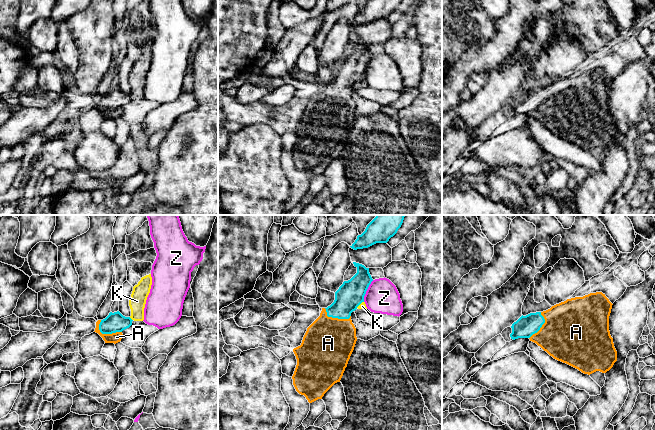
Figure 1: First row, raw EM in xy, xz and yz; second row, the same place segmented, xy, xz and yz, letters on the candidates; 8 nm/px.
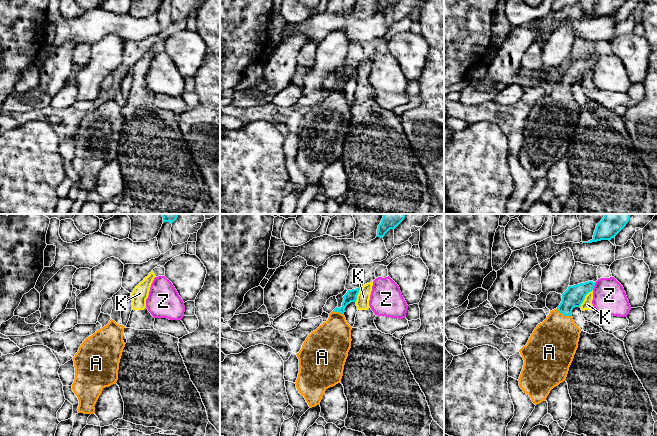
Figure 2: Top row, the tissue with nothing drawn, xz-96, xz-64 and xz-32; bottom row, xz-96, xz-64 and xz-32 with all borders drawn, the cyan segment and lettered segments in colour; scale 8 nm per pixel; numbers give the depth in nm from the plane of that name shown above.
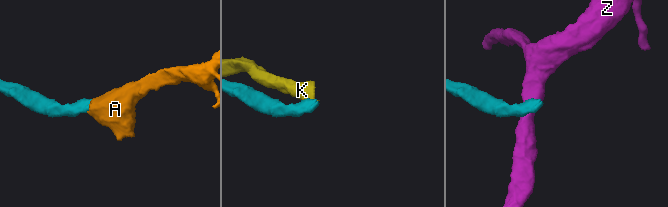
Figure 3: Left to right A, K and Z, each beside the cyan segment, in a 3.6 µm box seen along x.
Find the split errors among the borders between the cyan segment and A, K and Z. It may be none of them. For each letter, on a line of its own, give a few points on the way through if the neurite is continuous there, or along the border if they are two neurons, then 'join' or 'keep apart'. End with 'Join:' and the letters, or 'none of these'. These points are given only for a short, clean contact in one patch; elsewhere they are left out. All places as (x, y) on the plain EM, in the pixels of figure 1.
A: across xy (115, 98), (107, 109), (112, 109), (116, 113) | join
K: along xy (129, 93), (132, 96) | keep apart
Z: along xz (373, 56), (366, 67), (363, 77) | keep apart
Join: A

